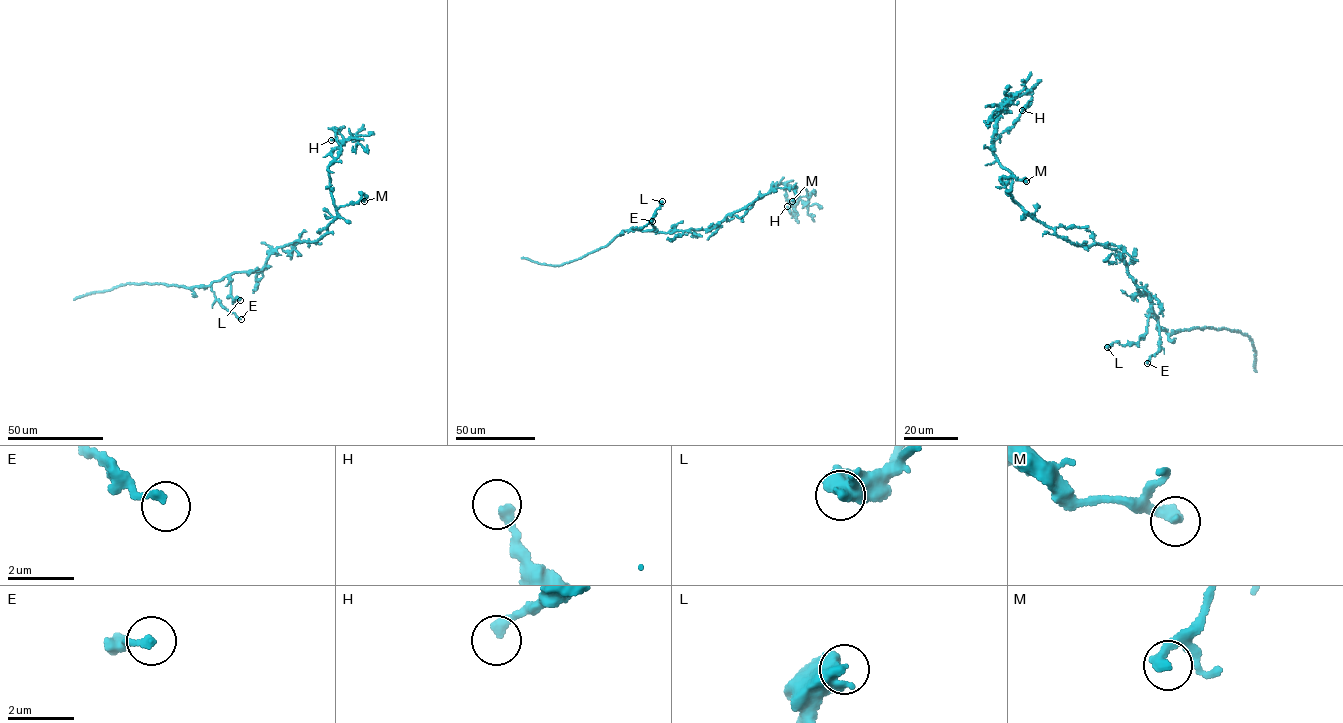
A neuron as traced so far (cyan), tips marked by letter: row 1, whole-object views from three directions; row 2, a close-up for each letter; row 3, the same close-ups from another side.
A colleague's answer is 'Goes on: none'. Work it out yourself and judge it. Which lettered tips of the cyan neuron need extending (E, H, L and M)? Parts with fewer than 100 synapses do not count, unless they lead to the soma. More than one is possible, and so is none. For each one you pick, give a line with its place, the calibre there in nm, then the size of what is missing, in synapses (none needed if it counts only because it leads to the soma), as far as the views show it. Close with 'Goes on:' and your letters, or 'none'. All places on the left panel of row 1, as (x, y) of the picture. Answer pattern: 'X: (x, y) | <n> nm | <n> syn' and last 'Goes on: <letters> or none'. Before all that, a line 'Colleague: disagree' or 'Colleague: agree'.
Colleague: agree
Goes on: none

